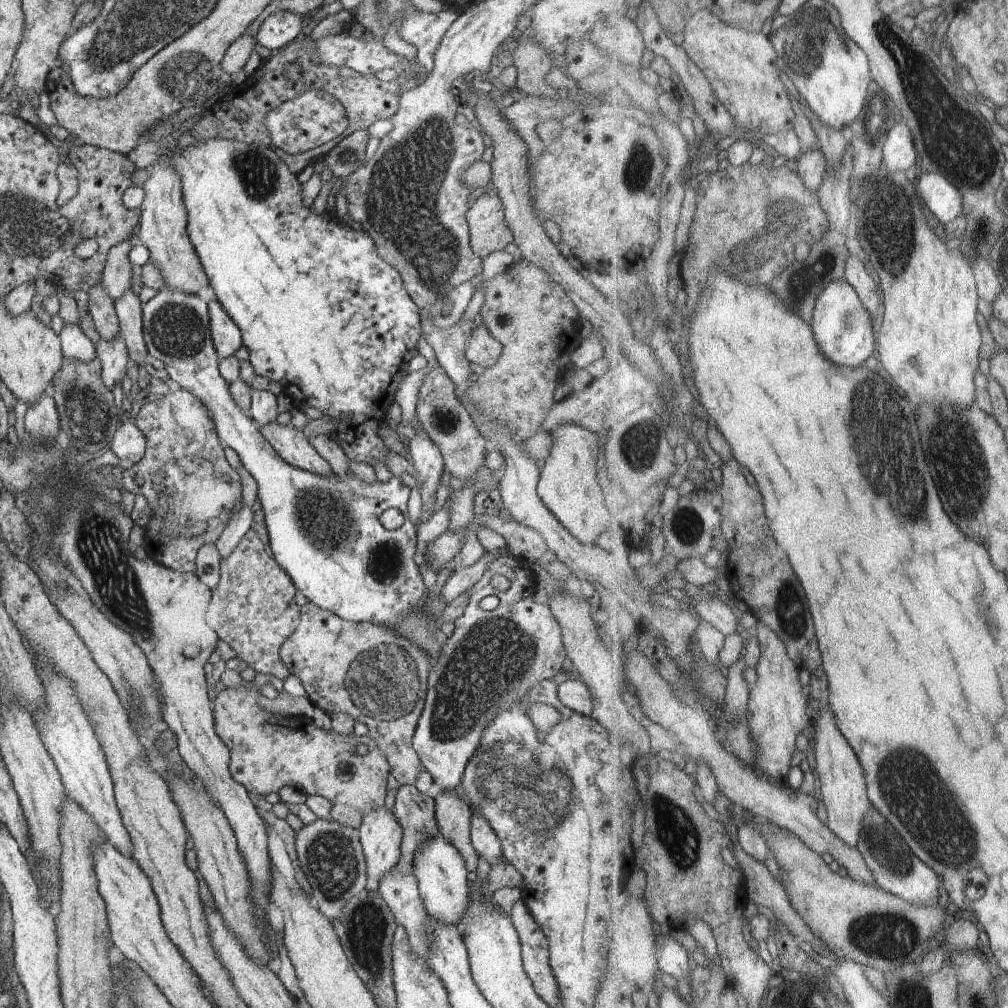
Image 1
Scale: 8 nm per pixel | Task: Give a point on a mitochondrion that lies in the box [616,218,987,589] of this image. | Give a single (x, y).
(898, 466)

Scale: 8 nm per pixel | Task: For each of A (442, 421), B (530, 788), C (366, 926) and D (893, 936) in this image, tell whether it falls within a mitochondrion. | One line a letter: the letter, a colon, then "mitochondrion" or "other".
A: mitochondrion
B: mitochondrion
C: mitochondrion
D: mitochondrion

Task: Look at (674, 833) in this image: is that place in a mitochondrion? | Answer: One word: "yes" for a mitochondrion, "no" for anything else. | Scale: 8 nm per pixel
yes

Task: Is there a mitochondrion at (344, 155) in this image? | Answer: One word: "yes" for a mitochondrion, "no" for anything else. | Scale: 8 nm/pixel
no

